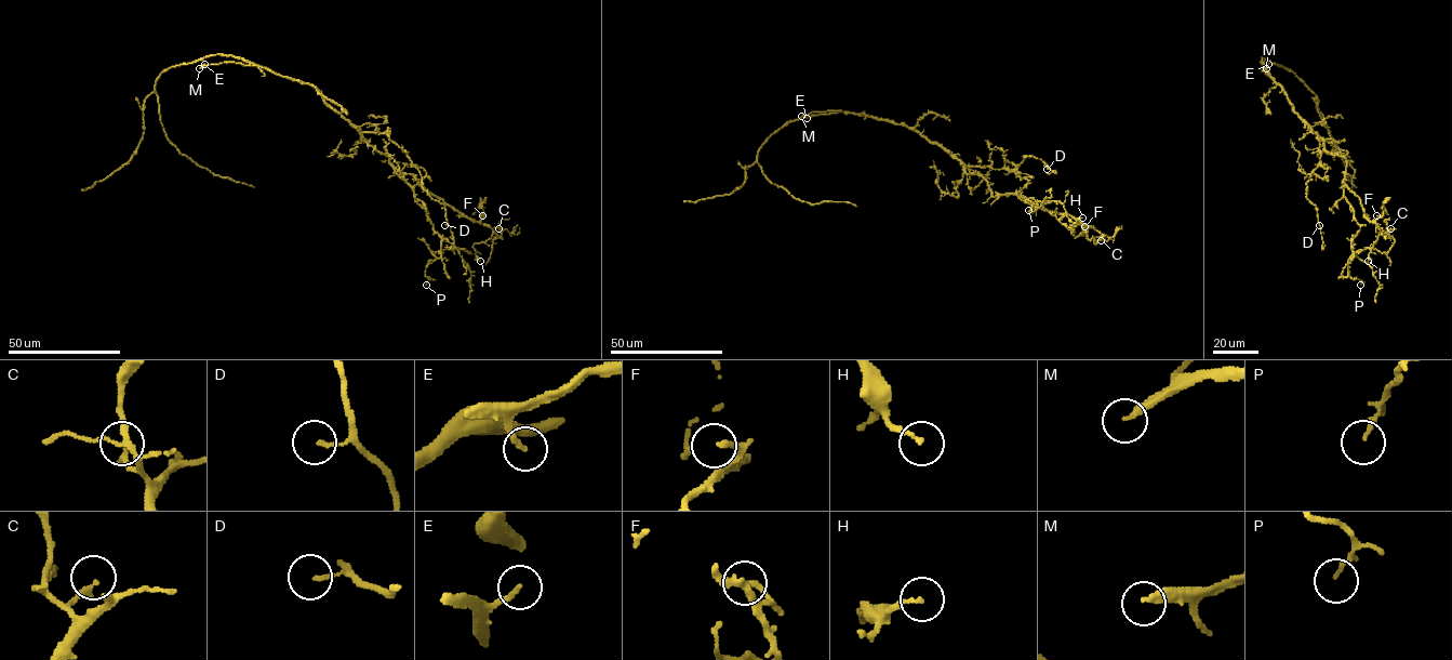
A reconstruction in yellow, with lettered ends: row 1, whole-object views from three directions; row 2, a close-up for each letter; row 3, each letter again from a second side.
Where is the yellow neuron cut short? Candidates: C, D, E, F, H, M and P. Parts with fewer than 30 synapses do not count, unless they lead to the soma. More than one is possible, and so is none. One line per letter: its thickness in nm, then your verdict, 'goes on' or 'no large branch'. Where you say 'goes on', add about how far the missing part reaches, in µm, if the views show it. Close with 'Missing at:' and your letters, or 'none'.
C: 160 nm | no large branch
D: 120 nm | no large branch
E: 170 nm | goes on | 30 µm
F: 120 nm | no large branch
H: 150 nm | no large branch
M: 200 nm | goes on | 45 µm
P: 120 nm | no large branch
Missing at: E, M

